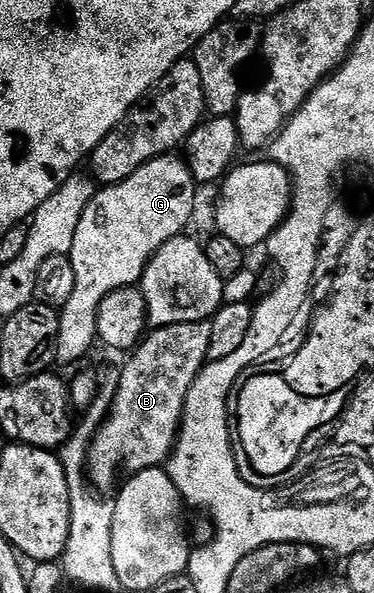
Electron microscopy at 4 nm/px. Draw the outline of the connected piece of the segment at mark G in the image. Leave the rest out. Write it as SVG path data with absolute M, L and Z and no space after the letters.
M178 154L157 156L140 166L140 170L124 178L124 182L107 184L95 191L92 202L88 202L80 218L80 226L76 226L76 238L72 242L69 254L72 270L76 270L76 287L72 290L72 298L68 298L68 302L60 308L60 330L56 349L59 365L74 364L93 350L98 340L96 314L100 310L100 302L104 302L104 298L108 298L112 290L137 285L154 252L160 250L164 242L168 242L174 236L183 235L189 229L186 227L194 216L194 191L194 176L185 159Z

